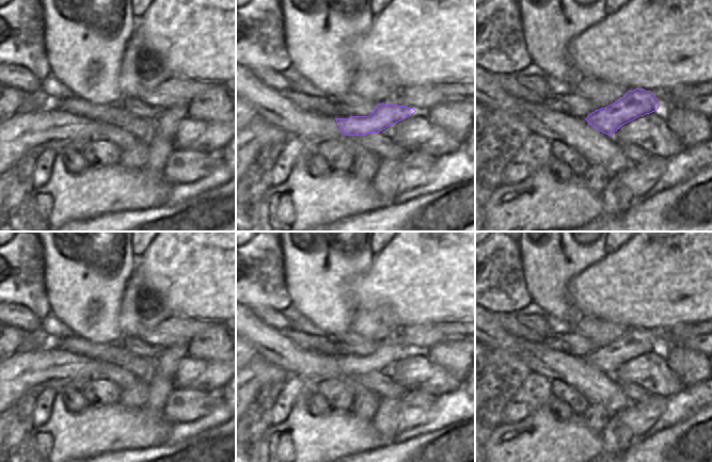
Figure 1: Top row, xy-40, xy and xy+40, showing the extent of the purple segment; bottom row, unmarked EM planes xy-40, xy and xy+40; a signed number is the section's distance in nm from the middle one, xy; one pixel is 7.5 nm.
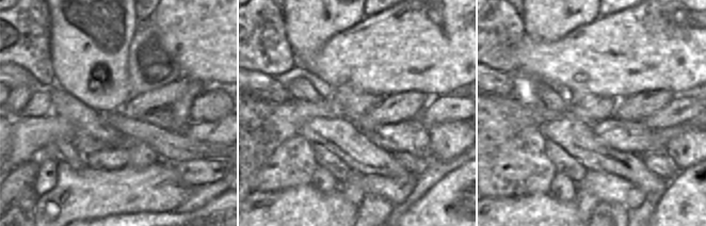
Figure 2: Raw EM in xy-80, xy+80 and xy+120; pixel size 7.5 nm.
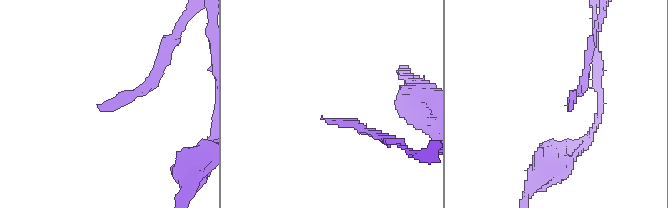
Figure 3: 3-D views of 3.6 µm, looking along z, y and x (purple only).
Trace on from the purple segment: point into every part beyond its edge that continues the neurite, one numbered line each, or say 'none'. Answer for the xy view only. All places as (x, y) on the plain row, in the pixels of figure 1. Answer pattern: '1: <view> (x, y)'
1: xy (250, 379)

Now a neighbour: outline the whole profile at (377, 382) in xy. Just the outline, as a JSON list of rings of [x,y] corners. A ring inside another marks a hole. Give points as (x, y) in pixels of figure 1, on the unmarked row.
[[[380,371],[368,372],[361,376],[350,375],[349,378],[361,384],[365,389],[370,389],[381,398],[401,398],[408,391]]]

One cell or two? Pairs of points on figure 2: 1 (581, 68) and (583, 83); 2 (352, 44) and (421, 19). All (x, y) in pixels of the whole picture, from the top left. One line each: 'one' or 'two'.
1: one
2: one

